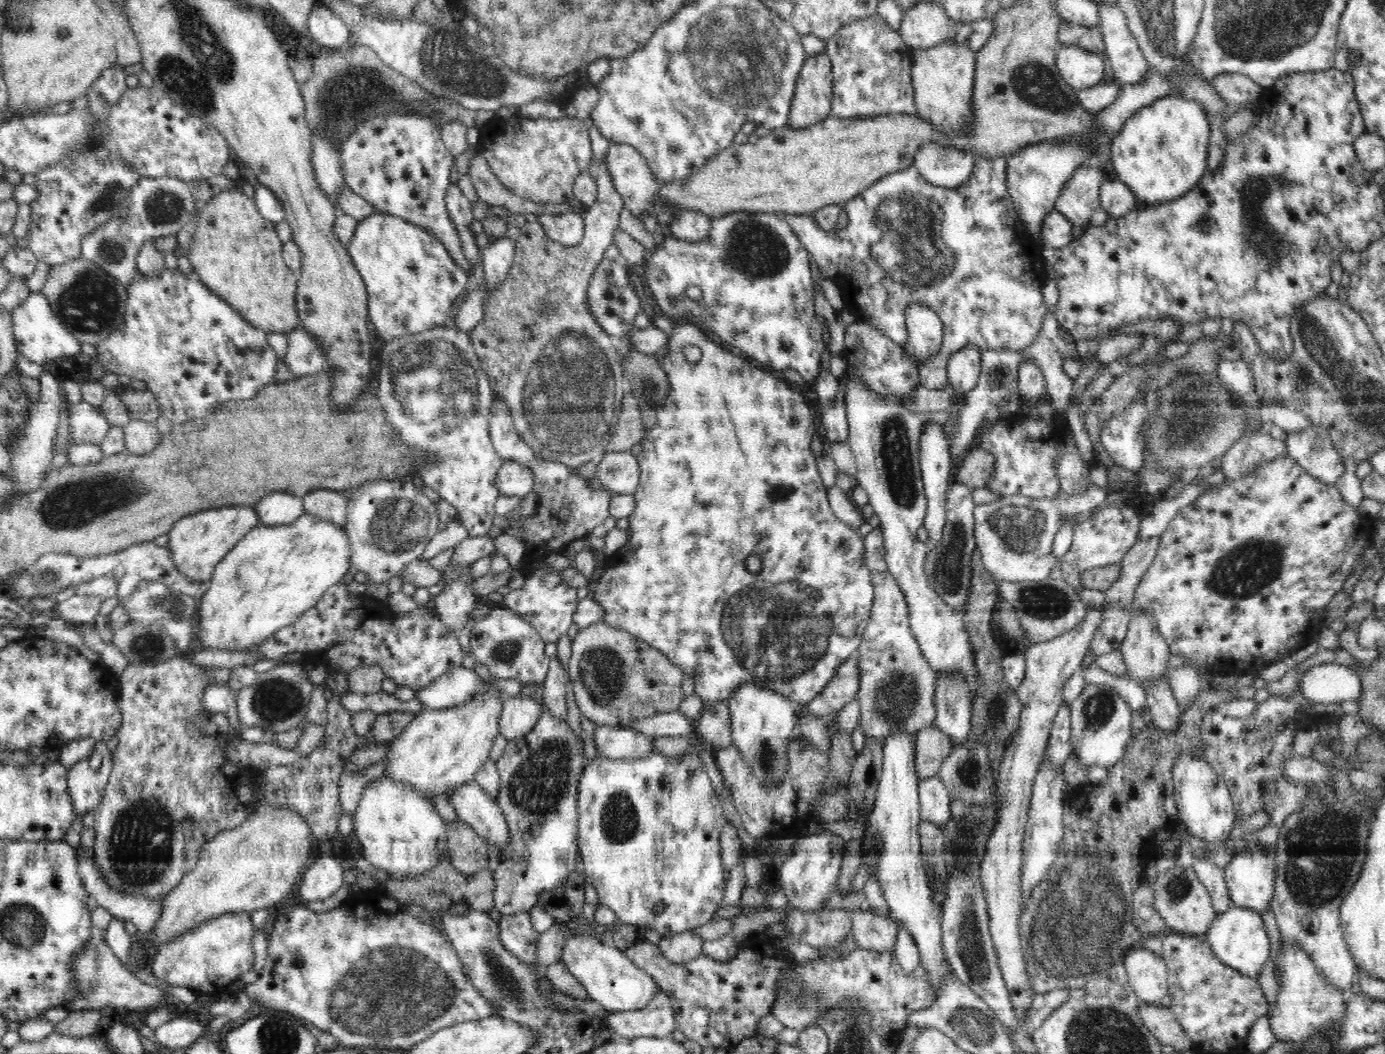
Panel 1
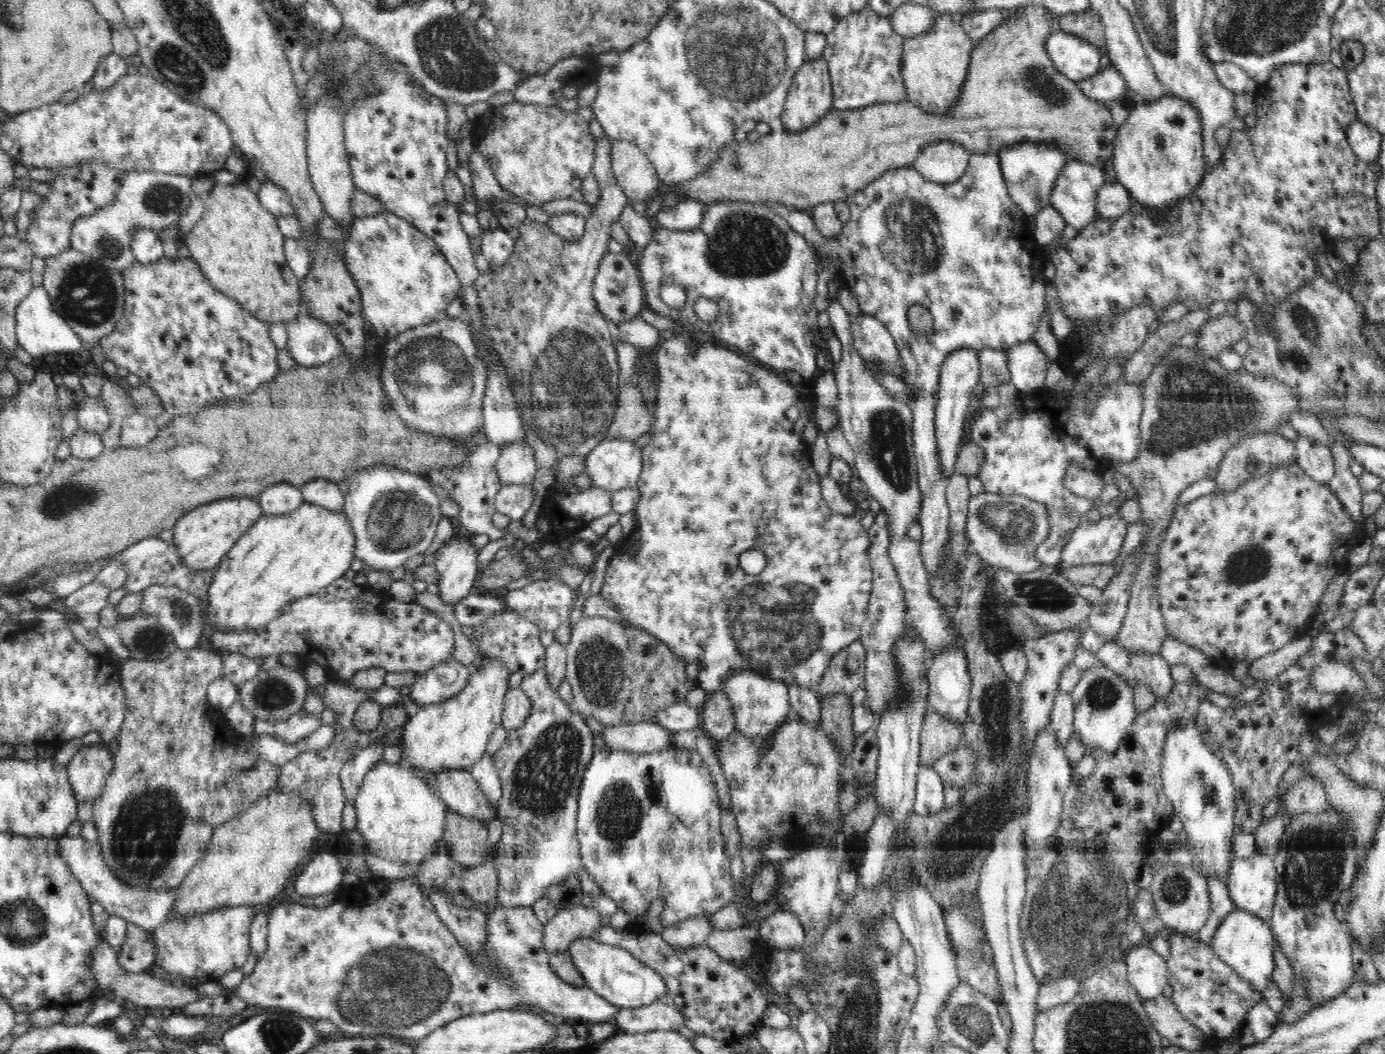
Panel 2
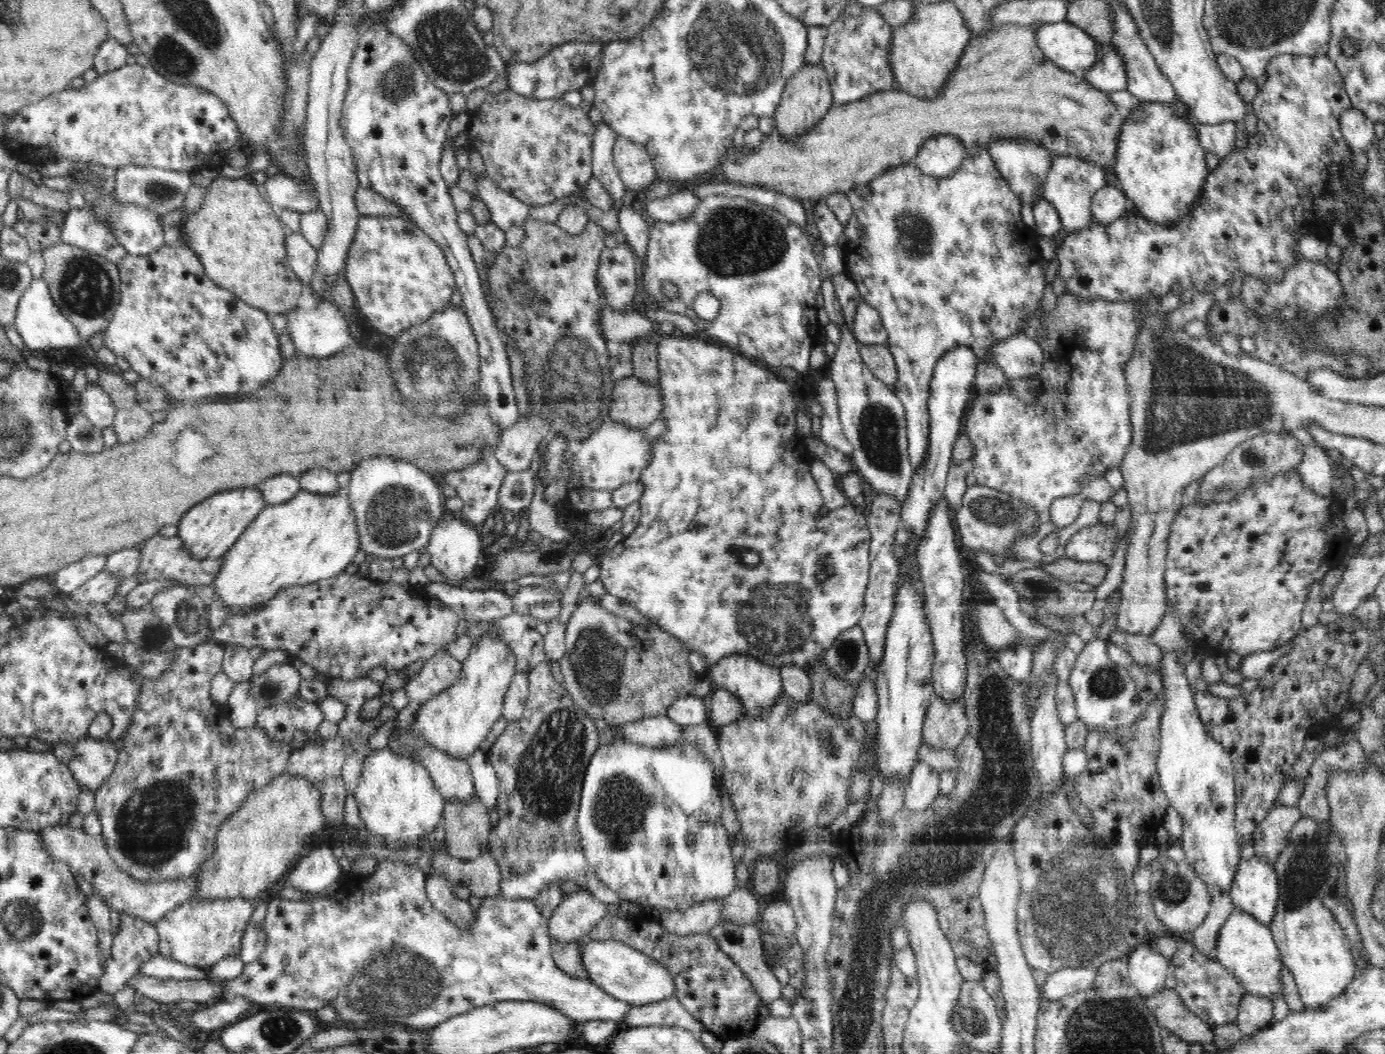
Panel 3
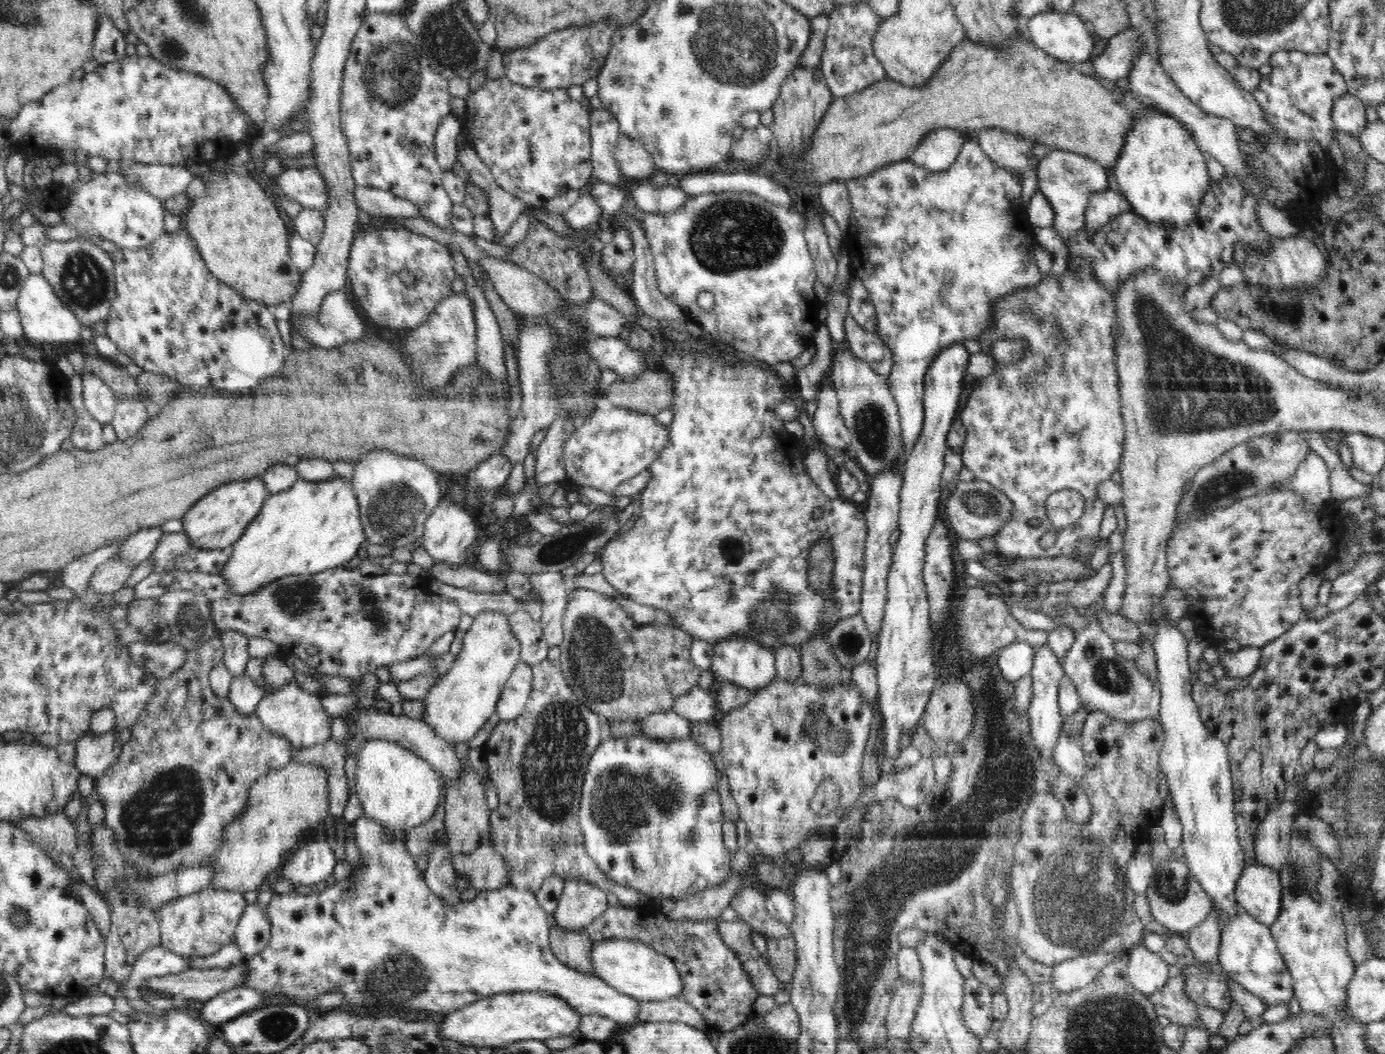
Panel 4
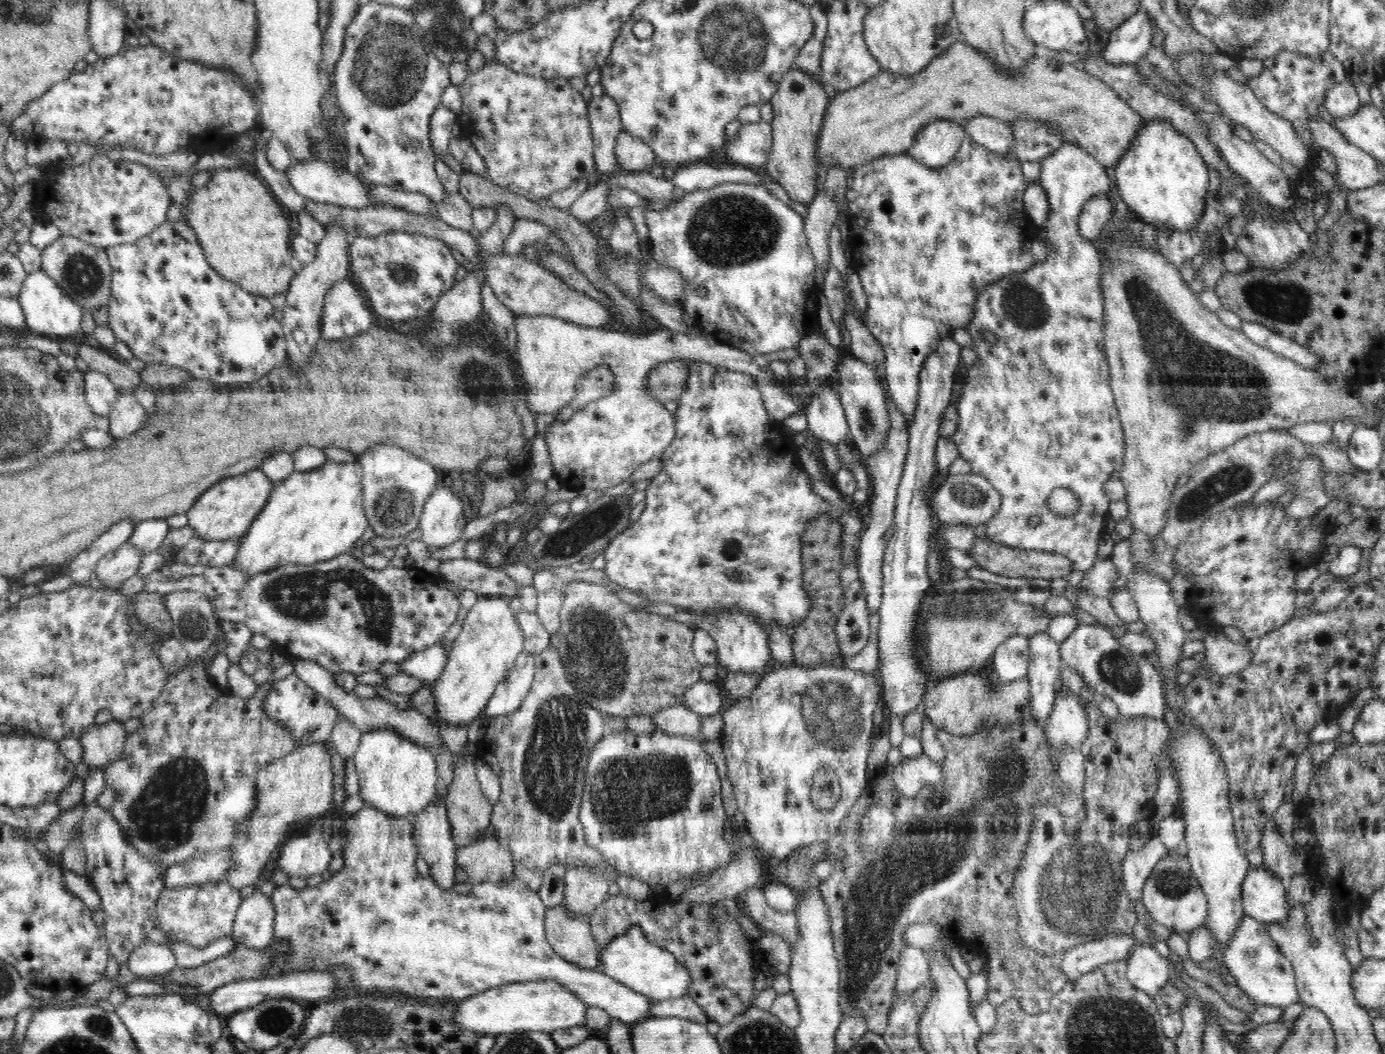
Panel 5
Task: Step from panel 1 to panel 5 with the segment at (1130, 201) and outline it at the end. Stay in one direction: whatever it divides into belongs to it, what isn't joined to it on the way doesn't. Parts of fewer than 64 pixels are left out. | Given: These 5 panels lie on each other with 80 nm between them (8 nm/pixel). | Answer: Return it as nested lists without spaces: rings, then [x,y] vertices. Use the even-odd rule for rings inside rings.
[[[1105,194],[1093,197],[1079,215],[1078,232],[1082,238],[1093,241],[1101,234],[1106,223],[1114,216],[1114,202]]]

